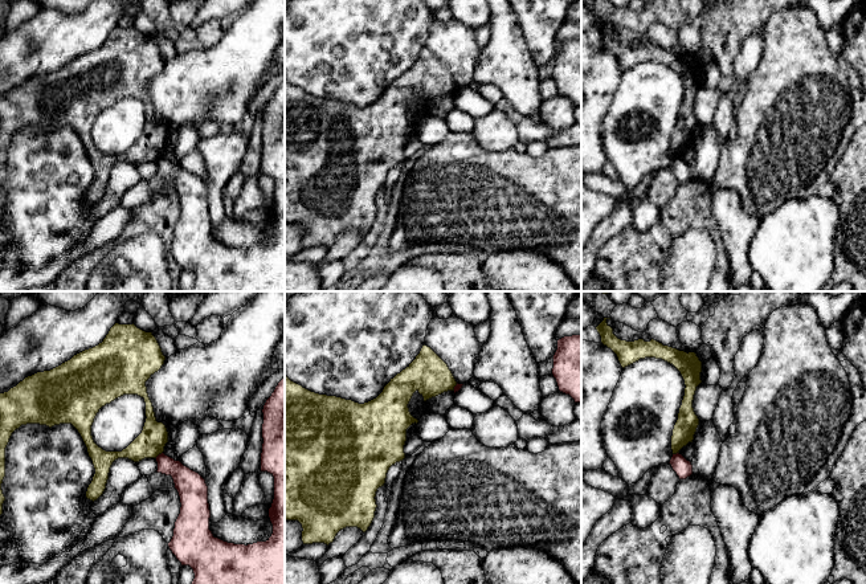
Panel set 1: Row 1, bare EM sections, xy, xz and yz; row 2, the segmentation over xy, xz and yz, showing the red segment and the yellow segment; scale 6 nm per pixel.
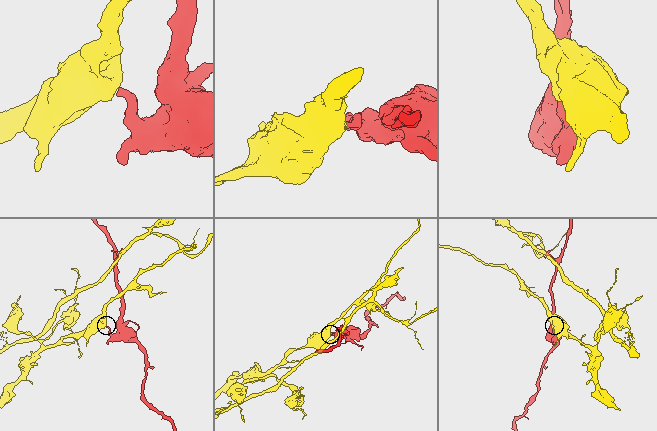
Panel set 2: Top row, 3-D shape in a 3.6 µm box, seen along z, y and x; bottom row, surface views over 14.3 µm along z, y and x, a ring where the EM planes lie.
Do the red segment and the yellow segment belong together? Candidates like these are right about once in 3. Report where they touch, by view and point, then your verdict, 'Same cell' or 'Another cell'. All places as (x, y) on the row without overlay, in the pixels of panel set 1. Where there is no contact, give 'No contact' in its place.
Touches red at xy (159, 158). Another cell

